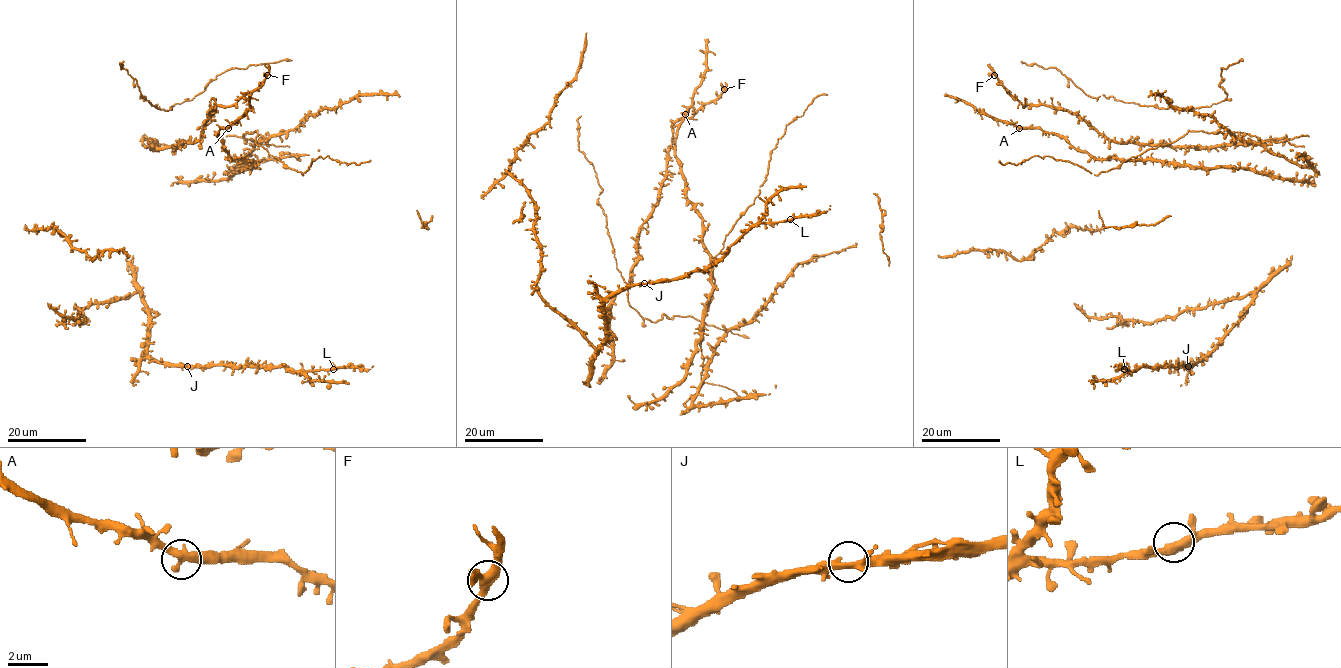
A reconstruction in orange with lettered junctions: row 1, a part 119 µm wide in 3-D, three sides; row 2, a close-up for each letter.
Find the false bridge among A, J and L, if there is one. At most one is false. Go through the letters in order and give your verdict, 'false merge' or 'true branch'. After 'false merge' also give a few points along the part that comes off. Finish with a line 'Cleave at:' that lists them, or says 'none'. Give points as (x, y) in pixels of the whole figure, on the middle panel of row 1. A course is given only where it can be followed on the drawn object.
A: true branch
J: true branch
L: true branch
Cleave at: none

